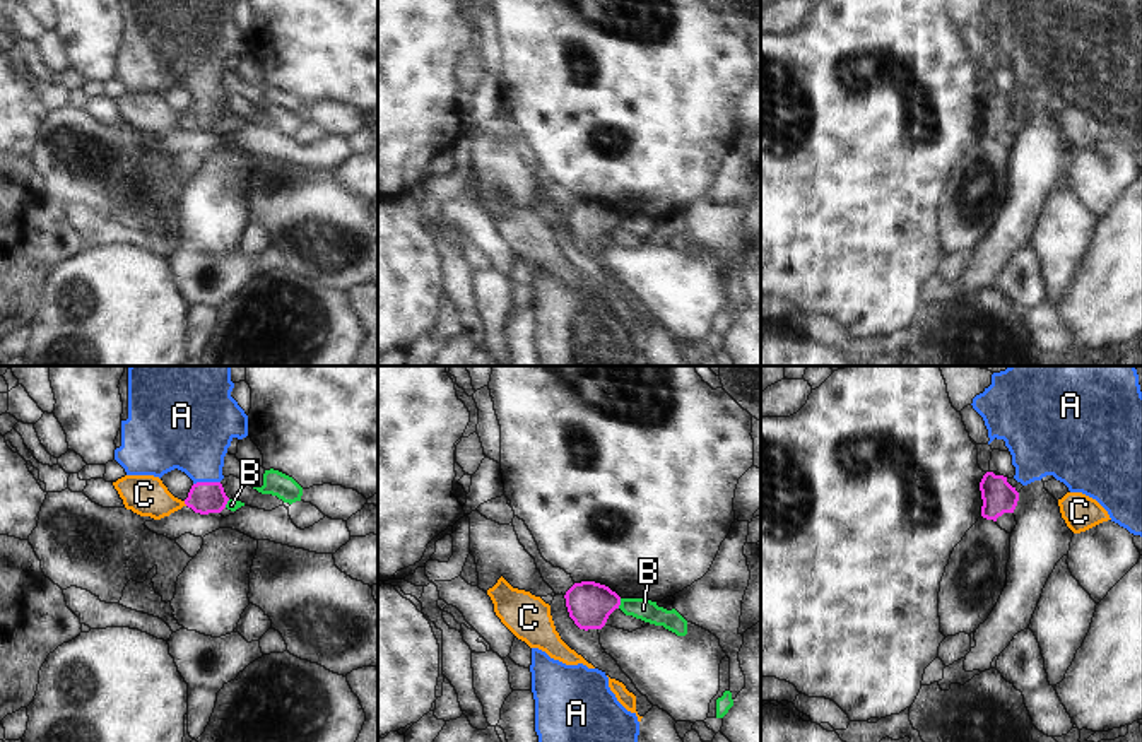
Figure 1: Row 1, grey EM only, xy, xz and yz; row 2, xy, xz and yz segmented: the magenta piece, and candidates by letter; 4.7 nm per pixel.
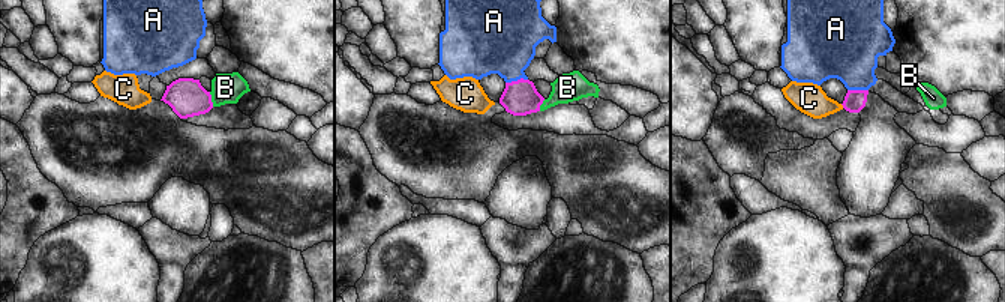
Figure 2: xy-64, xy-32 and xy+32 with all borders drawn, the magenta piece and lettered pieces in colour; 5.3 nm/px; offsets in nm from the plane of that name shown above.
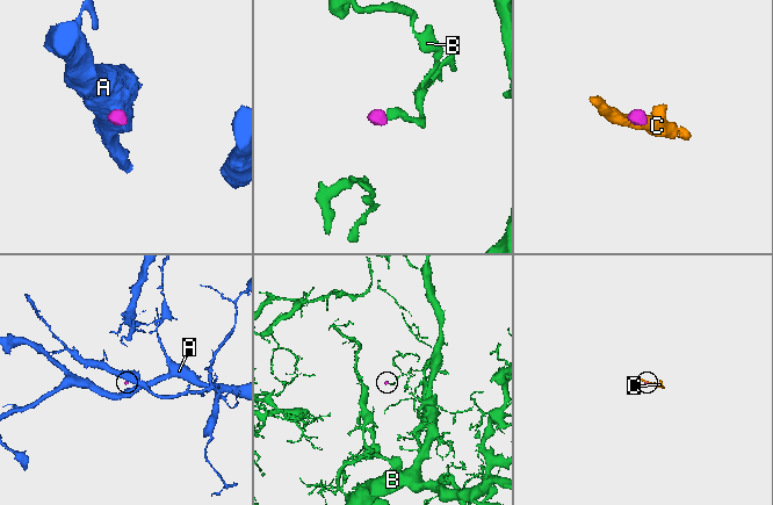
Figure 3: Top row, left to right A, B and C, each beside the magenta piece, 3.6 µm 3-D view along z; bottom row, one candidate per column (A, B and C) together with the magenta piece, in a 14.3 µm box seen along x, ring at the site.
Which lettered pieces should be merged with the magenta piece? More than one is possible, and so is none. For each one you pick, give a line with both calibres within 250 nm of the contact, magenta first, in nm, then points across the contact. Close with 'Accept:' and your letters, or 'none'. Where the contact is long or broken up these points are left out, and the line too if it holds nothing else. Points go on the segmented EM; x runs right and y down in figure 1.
A: calibres 150 and 380 nm; way xy (204, 498), (206, 482), (192, 431)
Accept: A

